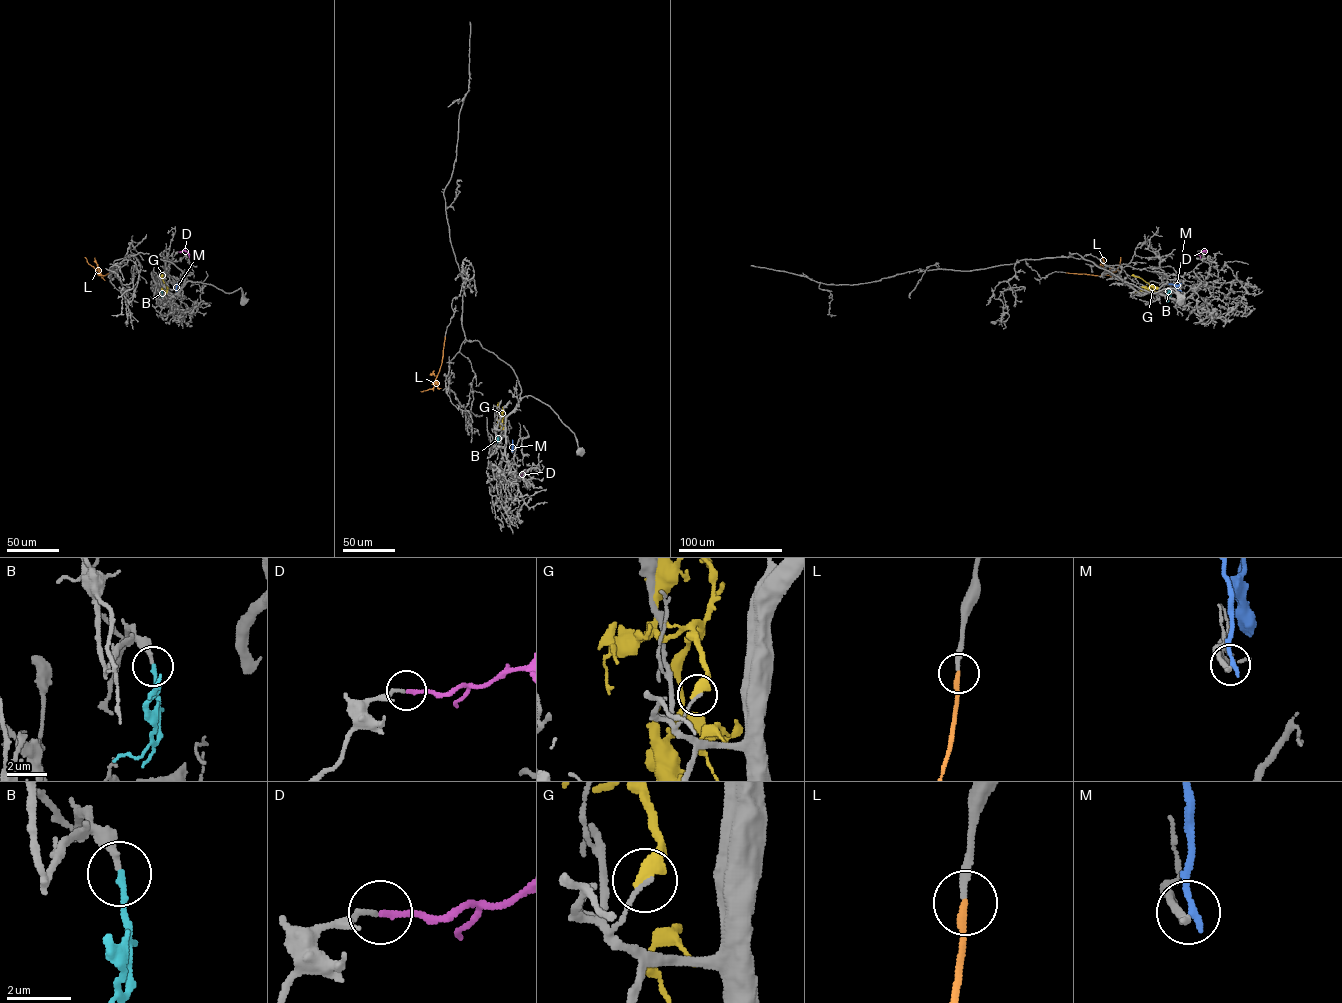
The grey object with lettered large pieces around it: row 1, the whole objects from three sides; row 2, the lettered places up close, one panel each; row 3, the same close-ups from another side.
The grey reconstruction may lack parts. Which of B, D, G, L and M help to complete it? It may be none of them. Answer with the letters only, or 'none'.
B, D, L

